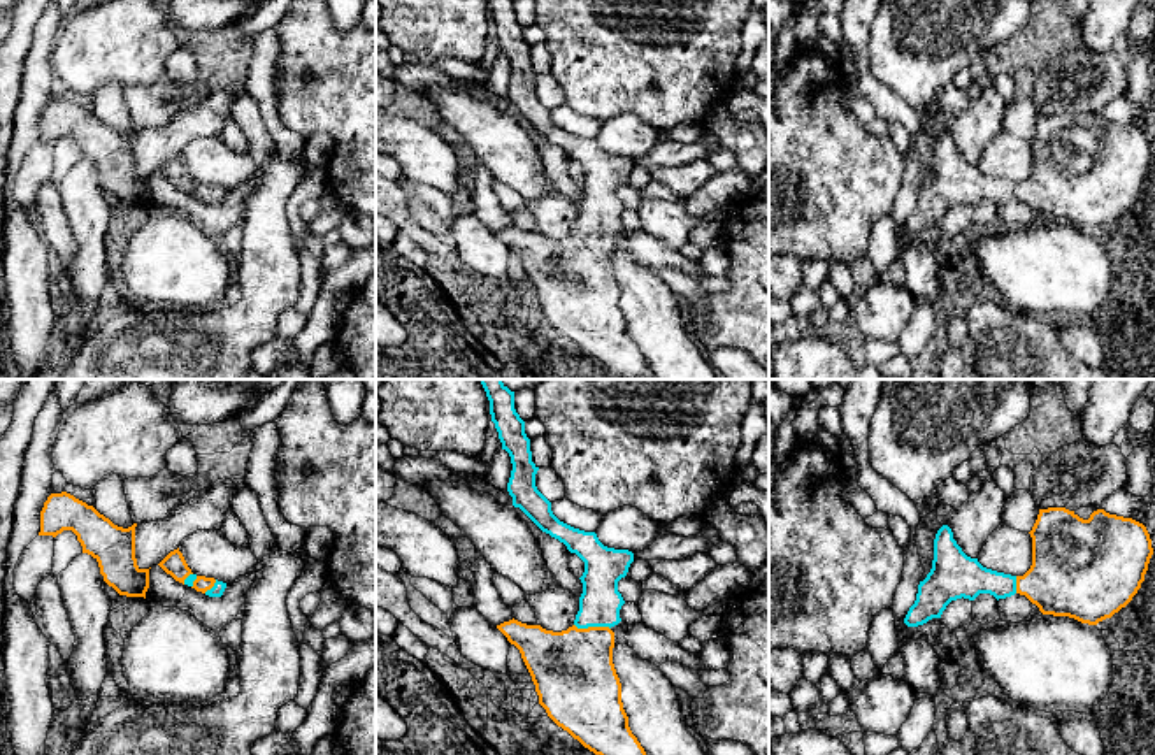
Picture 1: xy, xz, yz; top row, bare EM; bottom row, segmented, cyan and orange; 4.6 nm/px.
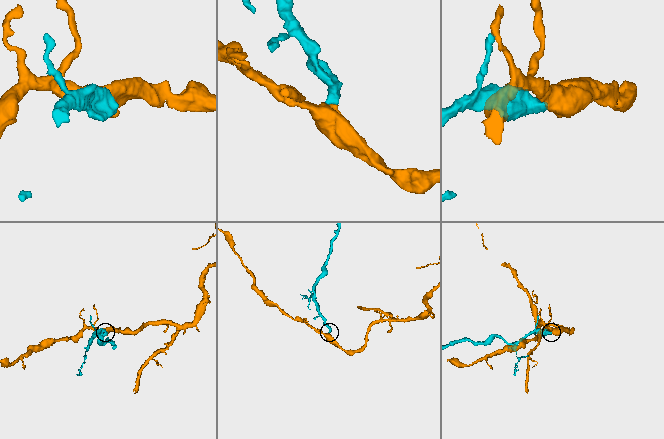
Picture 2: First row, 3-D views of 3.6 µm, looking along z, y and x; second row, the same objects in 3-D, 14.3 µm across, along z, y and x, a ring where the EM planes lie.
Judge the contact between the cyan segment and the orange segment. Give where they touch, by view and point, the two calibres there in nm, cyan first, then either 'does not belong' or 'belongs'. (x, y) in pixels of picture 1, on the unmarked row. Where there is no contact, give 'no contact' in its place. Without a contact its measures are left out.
contact xz (592, 232); calibres 190 and 380 nm; belongs

